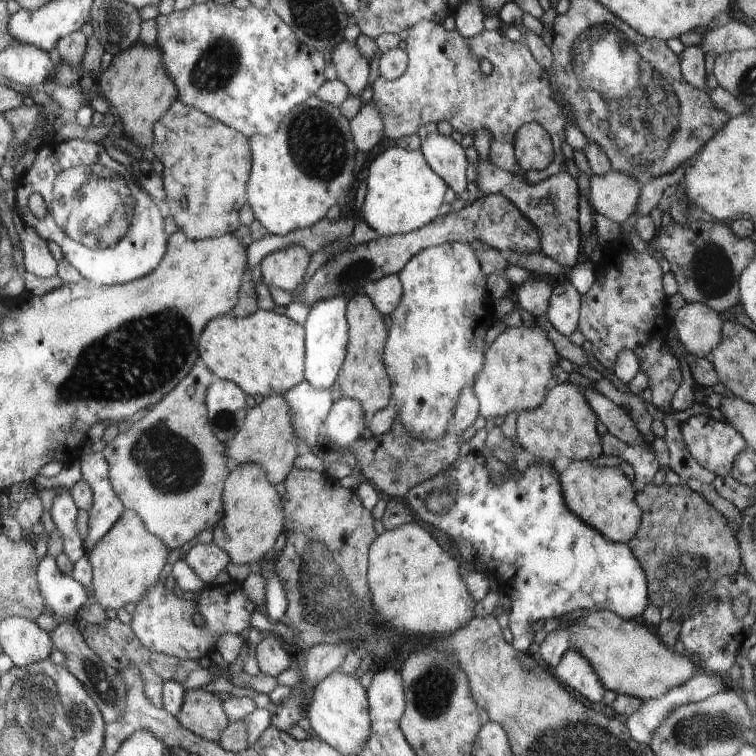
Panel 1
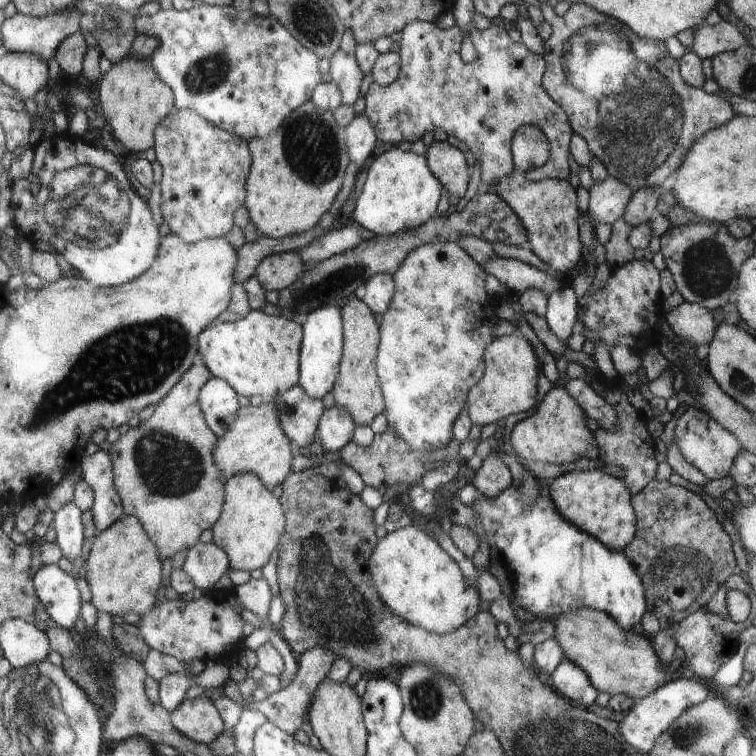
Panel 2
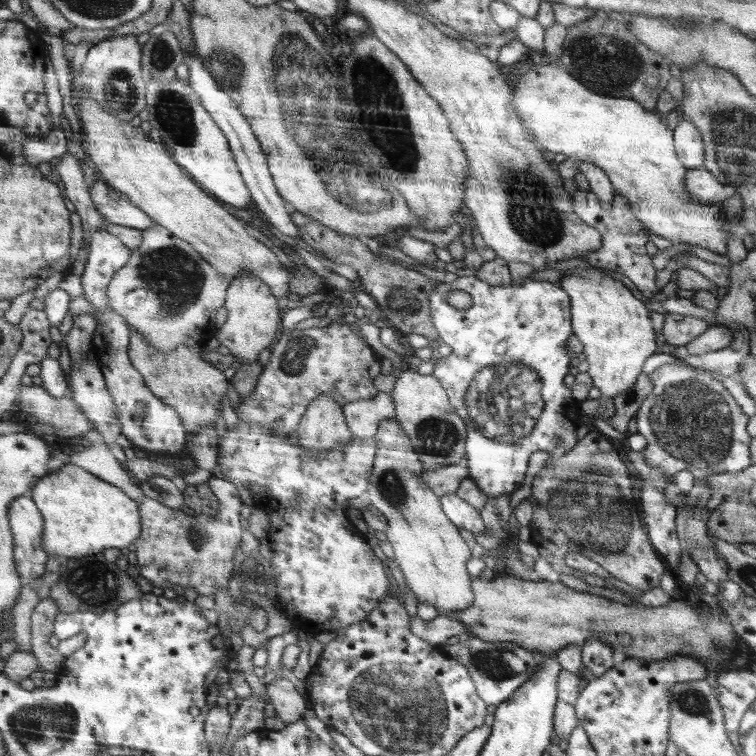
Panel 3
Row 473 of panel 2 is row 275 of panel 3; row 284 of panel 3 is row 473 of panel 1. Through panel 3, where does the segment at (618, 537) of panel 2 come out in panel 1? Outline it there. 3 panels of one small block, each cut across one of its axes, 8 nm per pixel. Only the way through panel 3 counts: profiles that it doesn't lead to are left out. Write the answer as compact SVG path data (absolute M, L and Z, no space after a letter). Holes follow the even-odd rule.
M572 461L561 474L561 487L565 493L566 506L577 514L587 525L601 531L607 539L615 543L626 543L637 534L640 516L644 516L641 507L637 505L634 488L628 477L618 467L596 466L590 461Z

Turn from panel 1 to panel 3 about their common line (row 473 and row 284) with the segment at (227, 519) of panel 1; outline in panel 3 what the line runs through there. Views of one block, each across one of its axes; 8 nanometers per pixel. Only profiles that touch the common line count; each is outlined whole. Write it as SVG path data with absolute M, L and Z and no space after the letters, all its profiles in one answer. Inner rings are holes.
M238 274L229 282L224 308L228 311L227 320L219 327L216 340L226 346L230 354L242 358L242 362L256 362L260 352L274 344L280 328L282 314L276 304L276 295L260 278L252 274Z

